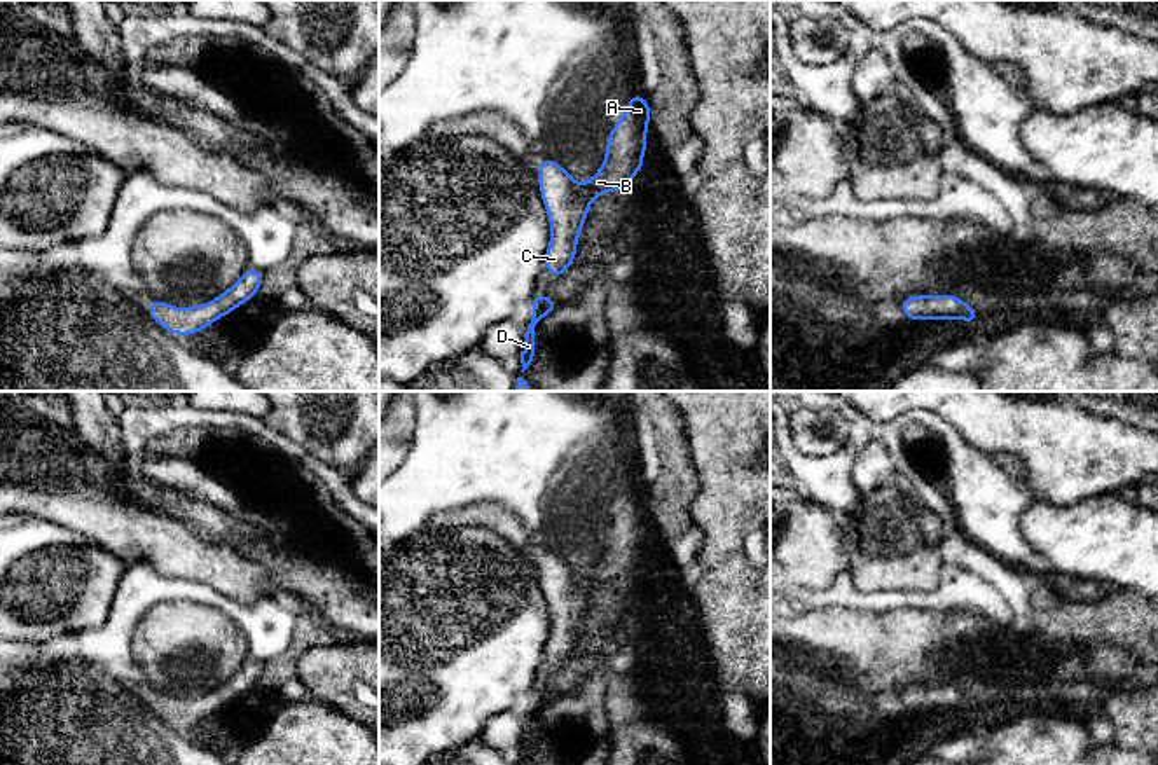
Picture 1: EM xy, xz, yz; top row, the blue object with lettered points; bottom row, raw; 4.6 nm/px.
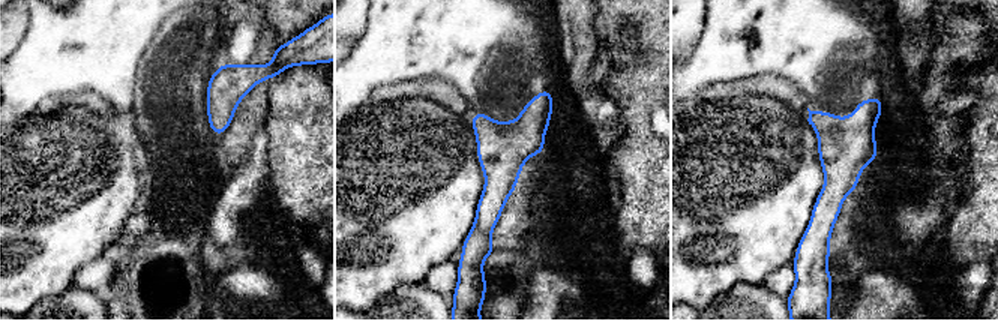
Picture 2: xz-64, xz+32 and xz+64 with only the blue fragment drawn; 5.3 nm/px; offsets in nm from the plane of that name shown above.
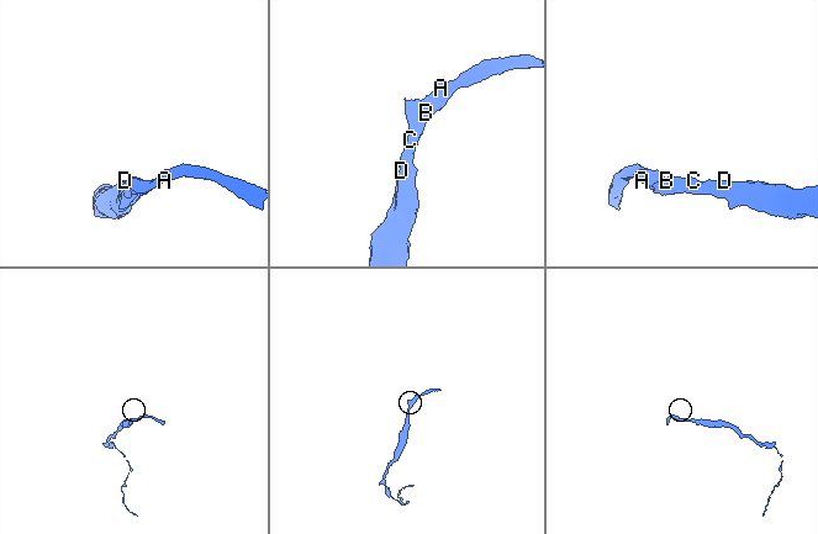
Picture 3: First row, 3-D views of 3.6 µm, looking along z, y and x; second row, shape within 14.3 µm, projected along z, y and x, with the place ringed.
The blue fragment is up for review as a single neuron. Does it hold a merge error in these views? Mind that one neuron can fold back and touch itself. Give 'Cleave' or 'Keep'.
Keep

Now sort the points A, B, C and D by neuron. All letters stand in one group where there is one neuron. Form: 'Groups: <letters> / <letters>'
Groups: A B C D

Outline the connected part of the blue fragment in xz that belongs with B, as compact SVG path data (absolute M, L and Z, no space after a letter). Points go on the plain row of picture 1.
M631 486L622 510L608 526L601 561L585 575L576 575L552 548L540 554L540 587L550 613L543 658L552 669L566 665L573 657L590 594L604 583L627 582L631 569L644 561L650 507L651 498L644 486Z

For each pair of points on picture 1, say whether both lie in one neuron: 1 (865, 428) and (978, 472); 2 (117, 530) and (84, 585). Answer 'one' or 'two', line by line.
1: one
2: two

